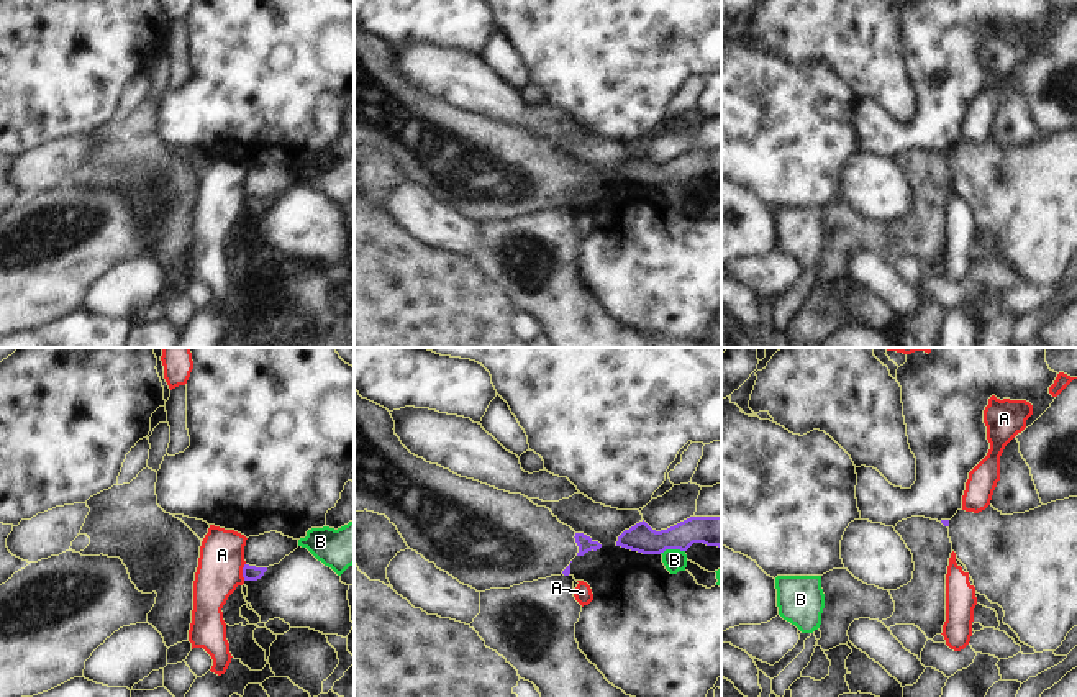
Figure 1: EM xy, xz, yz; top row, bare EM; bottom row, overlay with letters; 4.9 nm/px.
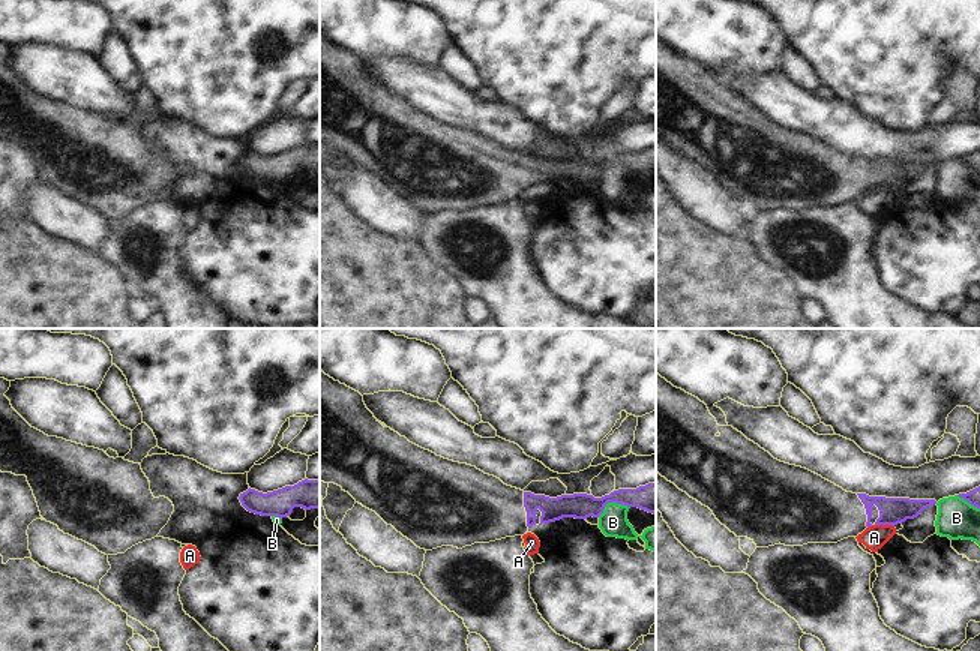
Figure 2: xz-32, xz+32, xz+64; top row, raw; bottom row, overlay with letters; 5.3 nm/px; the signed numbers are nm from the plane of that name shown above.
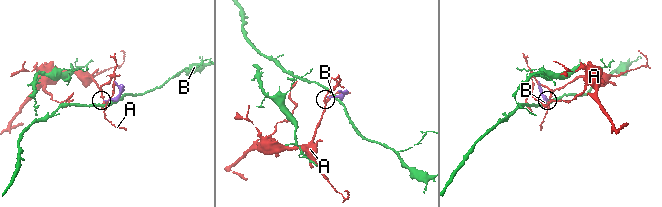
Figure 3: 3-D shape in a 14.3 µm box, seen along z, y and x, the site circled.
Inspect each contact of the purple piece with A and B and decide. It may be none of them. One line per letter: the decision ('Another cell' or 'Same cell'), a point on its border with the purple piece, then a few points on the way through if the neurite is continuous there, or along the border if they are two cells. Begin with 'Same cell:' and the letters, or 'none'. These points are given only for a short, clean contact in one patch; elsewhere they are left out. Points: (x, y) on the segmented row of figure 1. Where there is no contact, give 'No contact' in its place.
Same cell: none
A: Another cell. Touches purple at xy (243, 571). Boundary: xy (245, 563), (243, 579)
B: Another cell. Touches purple at xz (671, 548)

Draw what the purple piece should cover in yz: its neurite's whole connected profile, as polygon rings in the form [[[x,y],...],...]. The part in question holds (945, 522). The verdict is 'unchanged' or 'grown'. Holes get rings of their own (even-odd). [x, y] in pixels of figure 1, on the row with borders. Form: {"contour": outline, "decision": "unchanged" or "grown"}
{"contour": [[[911,517],[897,523],[895,531],[902,536],[913,554],[913,579],[897,589],[888,590],[895,612],[882,623],[915,625],[928,640],[943,633],[946,622],[946,574],[952,543],[949,538],[949,520],[931,520]]], "decision": "grown"}

